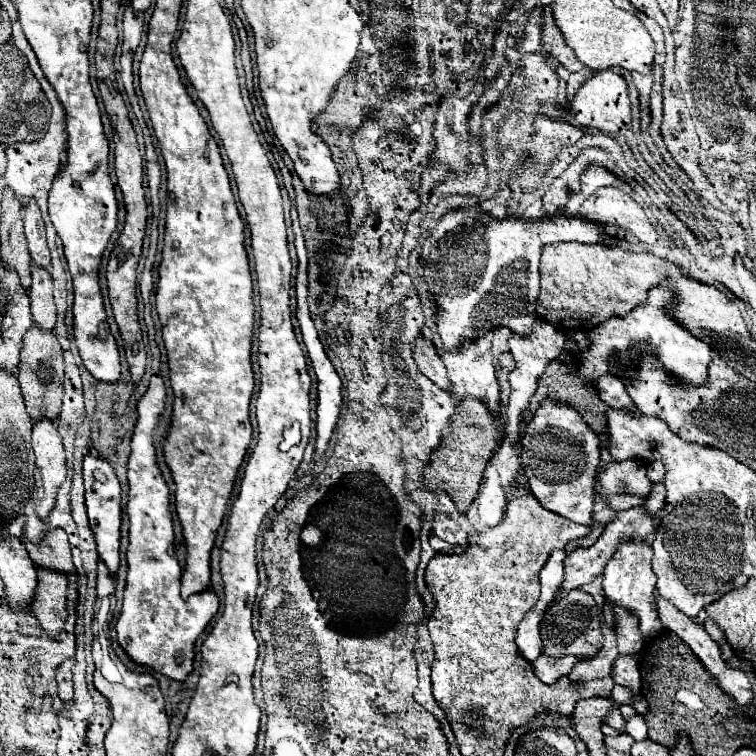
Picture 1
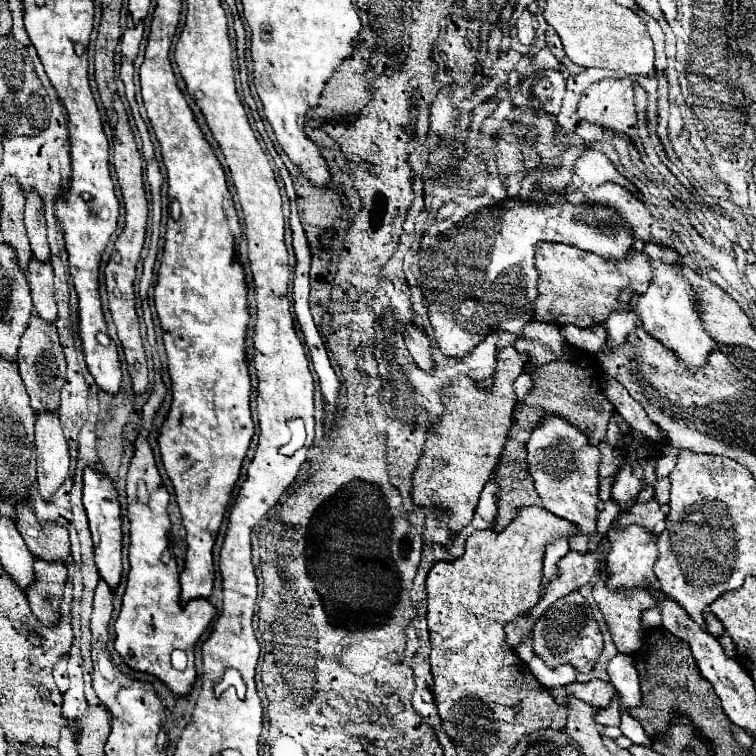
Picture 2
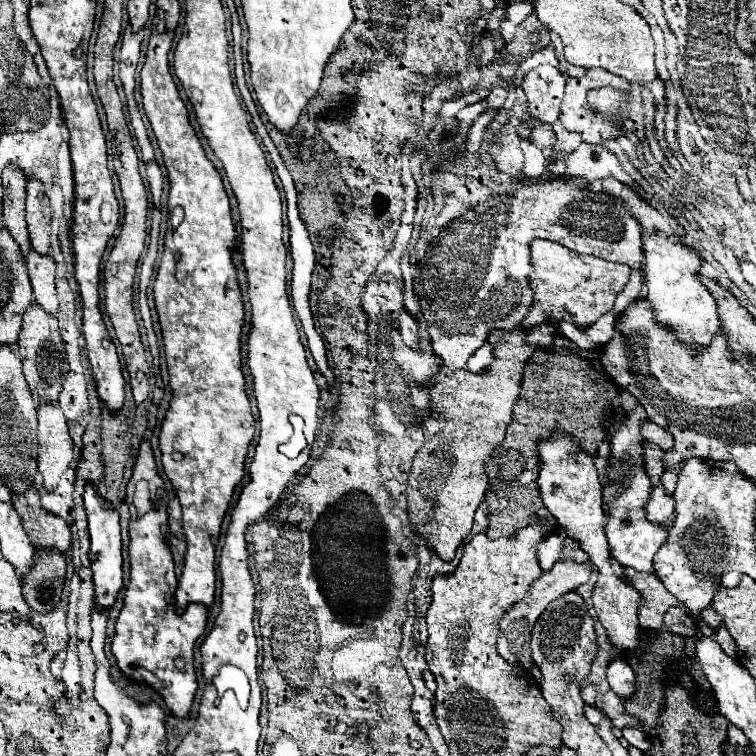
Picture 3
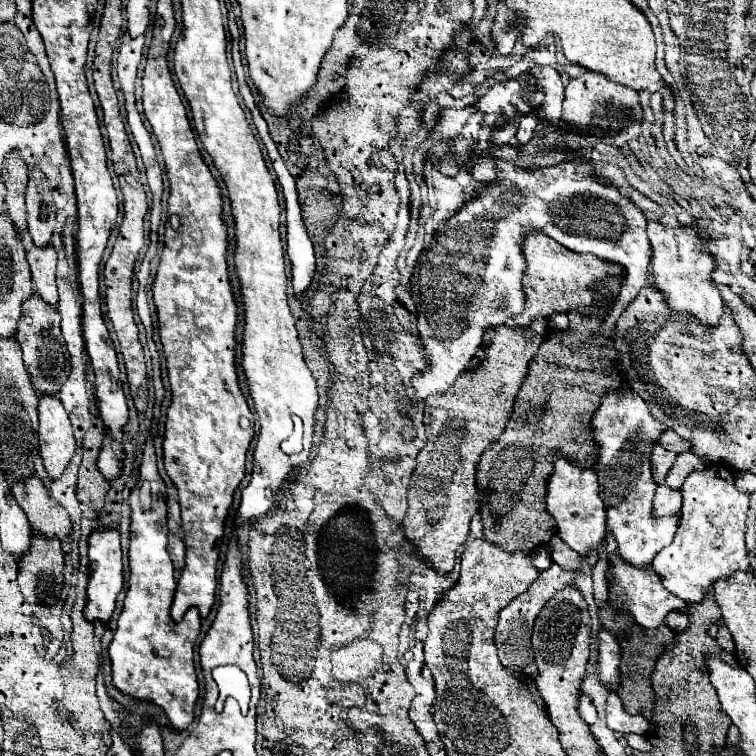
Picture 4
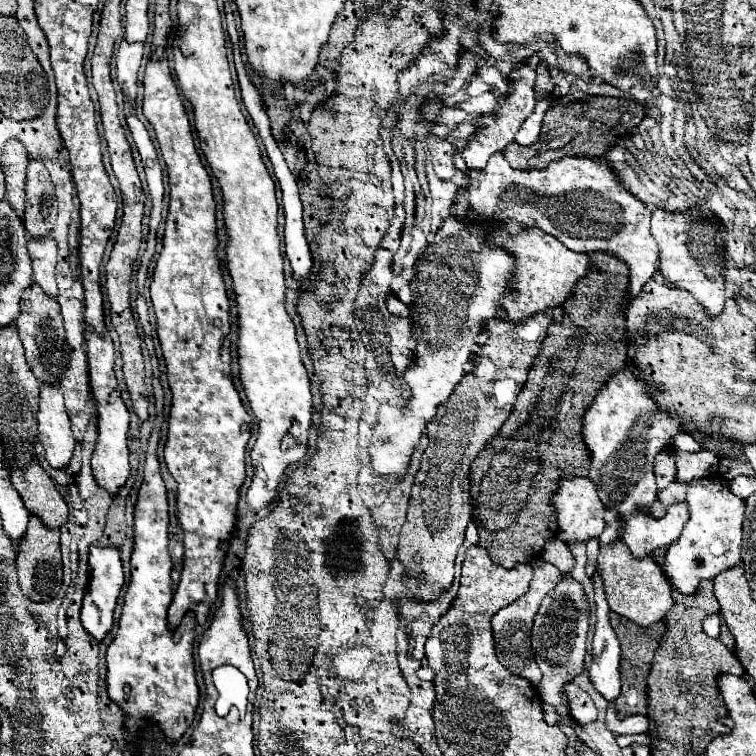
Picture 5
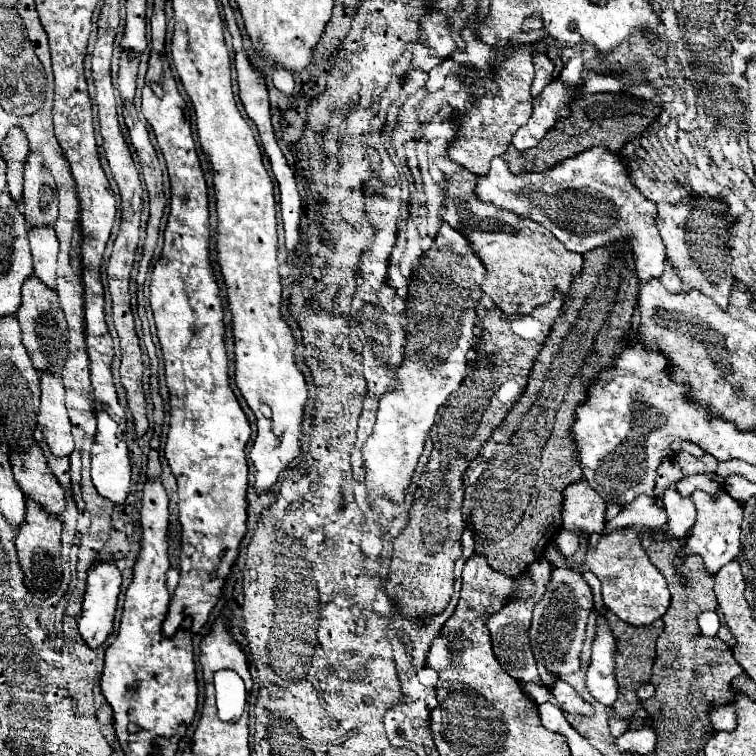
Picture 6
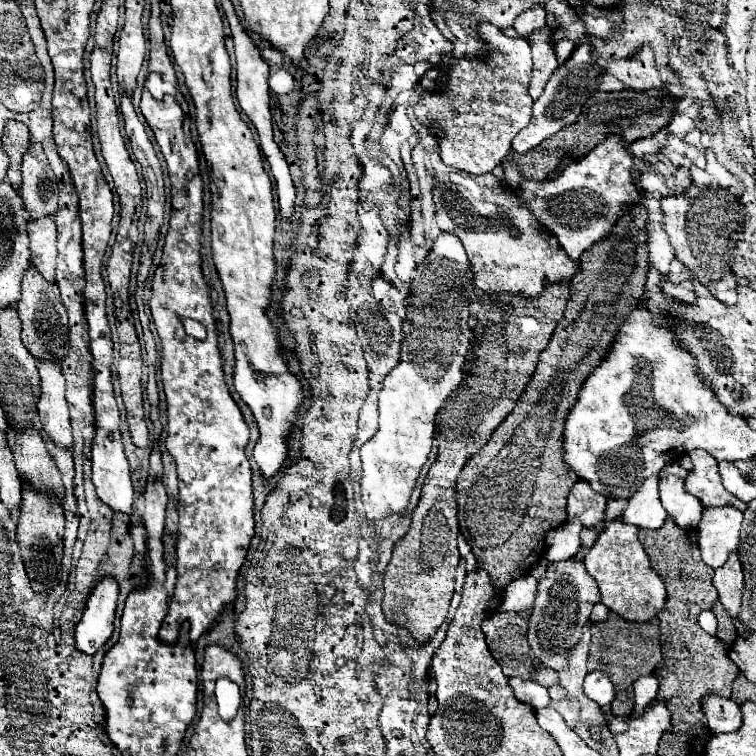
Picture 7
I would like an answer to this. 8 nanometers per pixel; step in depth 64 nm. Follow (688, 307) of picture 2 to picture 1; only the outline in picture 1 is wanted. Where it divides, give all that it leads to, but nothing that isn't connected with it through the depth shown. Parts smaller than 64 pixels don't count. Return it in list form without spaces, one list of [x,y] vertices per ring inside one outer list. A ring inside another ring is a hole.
[[[654,286],[648,292],[648,300],[644,300],[642,304],[638,304],[632,312],[628,312],[628,316],[614,316],[602,324],[598,324],[598,328],[590,330],[588,334],[592,336],[592,346],[586,352],[580,352],[580,376],[586,384],[596,384],[596,380],[602,374],[612,374],[610,372],[610,360],[614,354],[620,356],[622,368],[628,368],[632,364],[632,354],[630,352],[630,344],[634,344],[634,348],[638,348],[638,344],[642,346],[652,346],[656,350],[656,356],[676,374],[678,380],[682,380],[682,384],[704,384],[706,376],[708,376],[708,362],[712,358],[712,348],[708,344],[704,344],[702,340],[698,340],[696,336],[692,336],[672,314],[672,306],[676,304],[676,294],[672,286]]]

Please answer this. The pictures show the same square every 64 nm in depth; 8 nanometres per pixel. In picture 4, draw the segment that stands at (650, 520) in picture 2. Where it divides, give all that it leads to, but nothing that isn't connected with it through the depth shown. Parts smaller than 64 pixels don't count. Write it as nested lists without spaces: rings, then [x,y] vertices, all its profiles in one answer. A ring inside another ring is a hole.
[[[658,486],[656,496],[654,496],[654,516],[676,514],[680,506],[682,506],[680,490],[674,490],[670,486]]]

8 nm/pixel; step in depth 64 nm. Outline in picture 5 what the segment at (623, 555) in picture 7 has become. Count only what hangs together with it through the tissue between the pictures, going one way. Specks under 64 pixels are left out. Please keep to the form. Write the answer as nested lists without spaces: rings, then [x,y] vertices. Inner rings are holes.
[[[622,540],[600,546],[596,572],[604,582],[604,594],[610,610],[636,622],[638,626],[652,626],[654,622],[662,620],[666,612],[674,606],[674,600],[670,596],[670,584],[662,570],[656,566],[656,562],[652,558],[636,558],[626,548],[626,544],[622,544]]]

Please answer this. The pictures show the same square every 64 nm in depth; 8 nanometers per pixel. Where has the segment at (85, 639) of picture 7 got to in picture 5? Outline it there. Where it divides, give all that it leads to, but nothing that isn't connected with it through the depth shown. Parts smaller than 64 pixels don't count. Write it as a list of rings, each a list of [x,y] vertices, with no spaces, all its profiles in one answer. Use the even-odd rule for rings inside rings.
[[[92,546],[90,562],[88,562],[88,584],[86,584],[86,594],[82,602],[82,626],[96,642],[100,642],[114,624],[114,608],[116,608],[116,600],[118,600],[122,584],[124,584],[124,576],[122,576],[118,550]]]

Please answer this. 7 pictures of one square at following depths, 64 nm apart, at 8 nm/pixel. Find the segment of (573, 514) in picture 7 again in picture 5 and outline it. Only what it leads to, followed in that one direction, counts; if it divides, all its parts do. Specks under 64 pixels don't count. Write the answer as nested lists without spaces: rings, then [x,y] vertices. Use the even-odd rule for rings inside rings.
[[[588,478],[562,480],[554,508],[564,542],[586,542],[604,530],[604,504]]]

